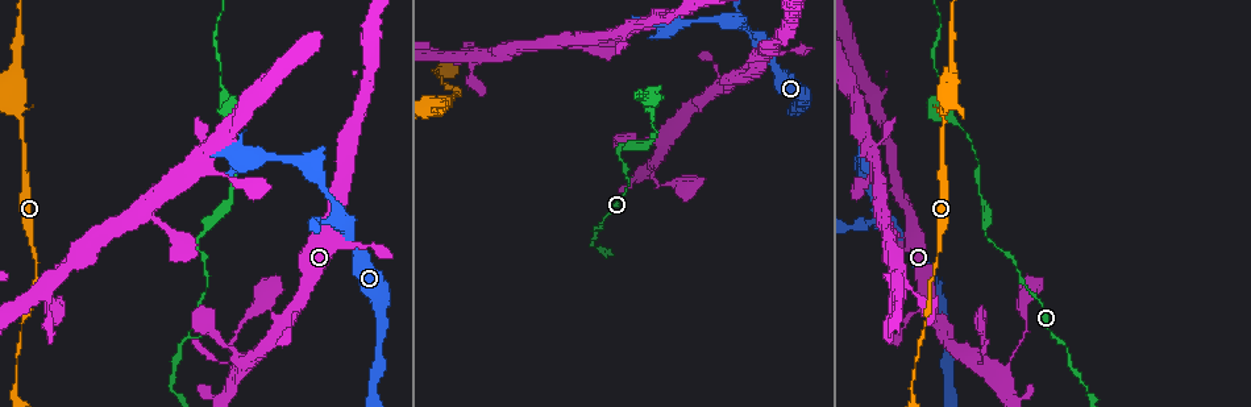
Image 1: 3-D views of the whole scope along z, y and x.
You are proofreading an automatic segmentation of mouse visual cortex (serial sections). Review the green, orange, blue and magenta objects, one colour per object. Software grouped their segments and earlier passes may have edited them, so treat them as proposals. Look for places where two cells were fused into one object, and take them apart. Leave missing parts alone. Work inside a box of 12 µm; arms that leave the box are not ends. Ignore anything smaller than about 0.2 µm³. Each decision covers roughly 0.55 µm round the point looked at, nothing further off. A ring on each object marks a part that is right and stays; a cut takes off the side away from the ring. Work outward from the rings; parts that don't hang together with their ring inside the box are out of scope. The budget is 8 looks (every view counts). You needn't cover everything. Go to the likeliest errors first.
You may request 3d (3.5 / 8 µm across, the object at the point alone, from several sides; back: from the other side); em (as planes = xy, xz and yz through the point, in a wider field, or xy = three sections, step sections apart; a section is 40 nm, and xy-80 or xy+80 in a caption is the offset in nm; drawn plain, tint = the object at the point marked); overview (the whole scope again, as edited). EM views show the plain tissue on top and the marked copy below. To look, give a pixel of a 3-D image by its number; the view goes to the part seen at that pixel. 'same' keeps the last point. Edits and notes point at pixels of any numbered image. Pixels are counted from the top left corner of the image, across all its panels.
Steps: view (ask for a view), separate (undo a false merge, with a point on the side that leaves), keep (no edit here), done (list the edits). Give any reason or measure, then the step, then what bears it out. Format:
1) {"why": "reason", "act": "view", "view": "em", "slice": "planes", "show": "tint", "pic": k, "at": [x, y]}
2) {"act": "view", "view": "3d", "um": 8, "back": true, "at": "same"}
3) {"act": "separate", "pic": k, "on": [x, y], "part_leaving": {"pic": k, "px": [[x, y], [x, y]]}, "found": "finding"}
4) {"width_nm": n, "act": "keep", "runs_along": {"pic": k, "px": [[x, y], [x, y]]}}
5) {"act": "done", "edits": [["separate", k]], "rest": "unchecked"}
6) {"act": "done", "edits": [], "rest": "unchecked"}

{"act": "view", "view": "3d", "um": 3.5, "pic": 1, "at": [991, 240]}

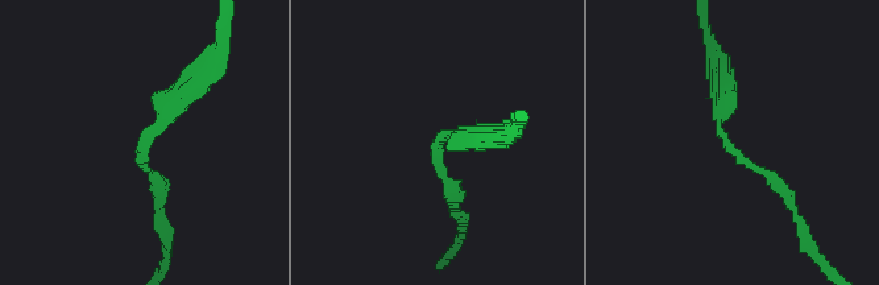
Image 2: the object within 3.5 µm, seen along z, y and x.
{"act": "keep", "found": "continuous, no second cell"}

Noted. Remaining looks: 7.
{"why": "side arm on a straight run", "act": "view", "view": "3d", "um": 3.5, "pic": 1, "at": [659, 156]}

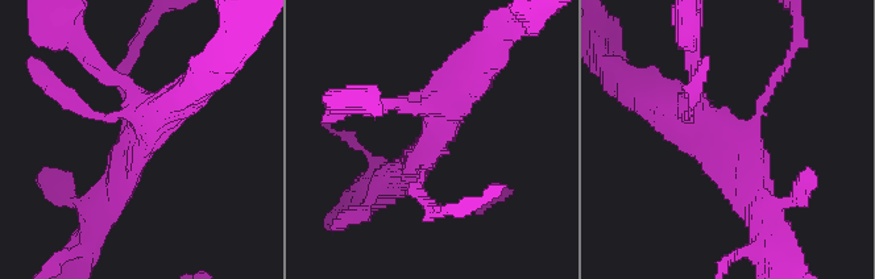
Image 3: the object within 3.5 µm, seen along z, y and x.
{"why": "now the EM", "act": "view", "view": "em", "slice": "xy", "step": 2, "show": "tint", "pic": 3, "at": [436, 138]}

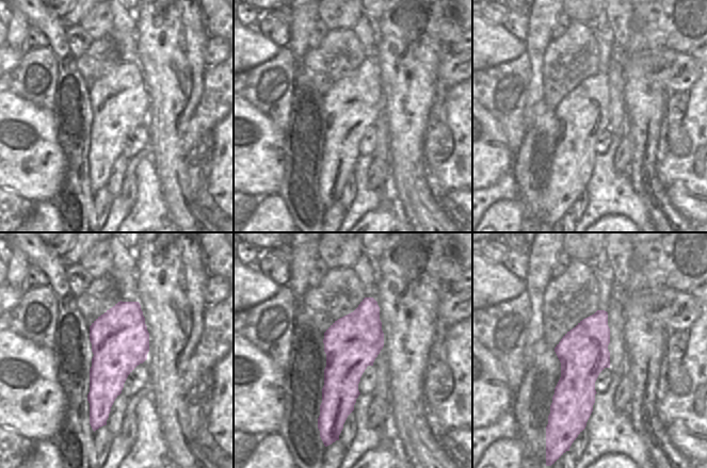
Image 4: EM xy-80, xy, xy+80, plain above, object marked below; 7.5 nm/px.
{"act": "keep", "runs_along": {"pic": 3, "px": [[476, 73], [447, 103], [415, 187]]}, "found": "one cell here"}

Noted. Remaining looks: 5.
{"why": "two arms in line, one across", "act": "view", "view": "3d", "um": 8, "pic": 1, "at": [14, 102]}

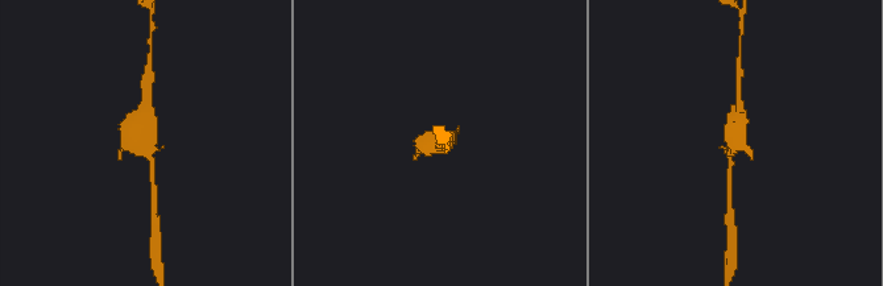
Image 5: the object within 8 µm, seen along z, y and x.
{"arms": 3, "arm_widths_nm": [150, 200, 500], "act": "view", "view": "em", "slice": "xy", "step": 1, "show": "tint", "pic": 5, "at": [141, 142]}

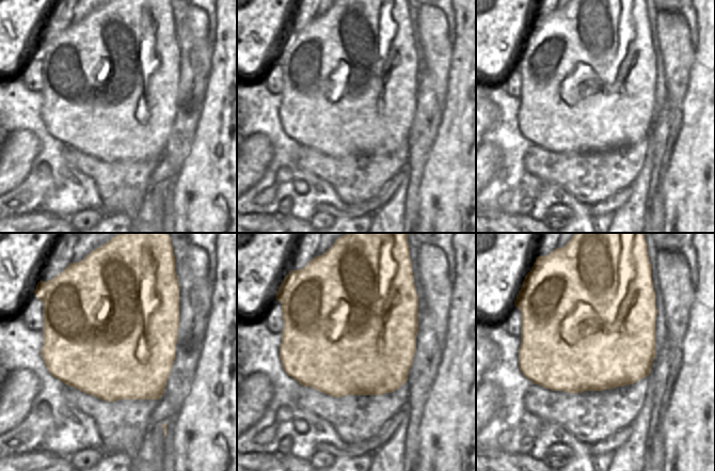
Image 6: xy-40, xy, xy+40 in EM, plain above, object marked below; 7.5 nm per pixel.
{"act": "keep", "runs_along": {"pic": 5, "px": [[729, 177], [740, 103]]}, "found": "one cell here"}

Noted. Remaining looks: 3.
{"act": "done", "edits": [], "rest": "unchecked"}

